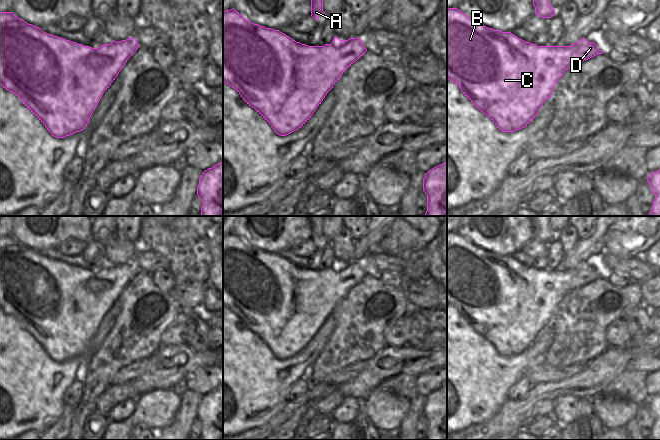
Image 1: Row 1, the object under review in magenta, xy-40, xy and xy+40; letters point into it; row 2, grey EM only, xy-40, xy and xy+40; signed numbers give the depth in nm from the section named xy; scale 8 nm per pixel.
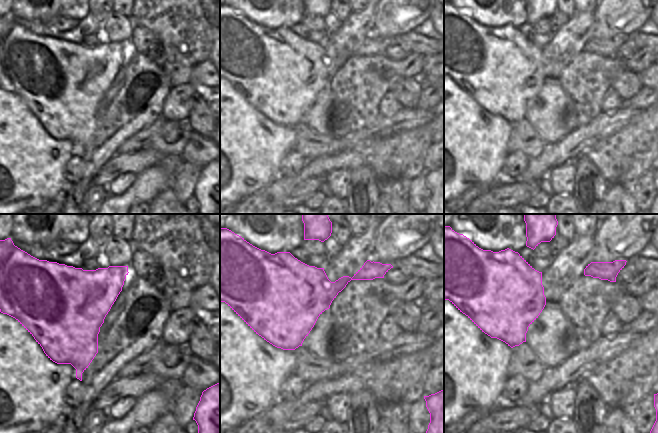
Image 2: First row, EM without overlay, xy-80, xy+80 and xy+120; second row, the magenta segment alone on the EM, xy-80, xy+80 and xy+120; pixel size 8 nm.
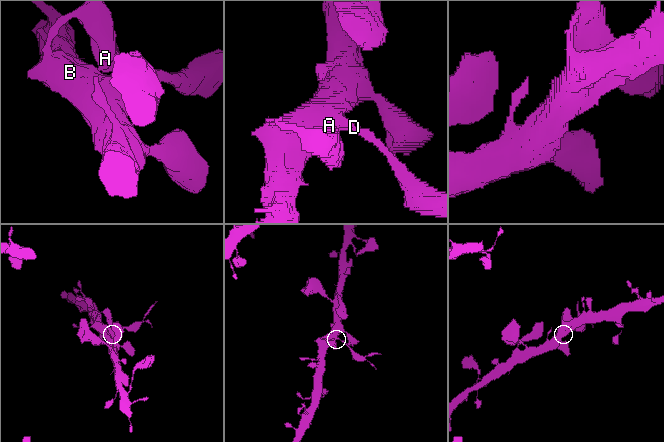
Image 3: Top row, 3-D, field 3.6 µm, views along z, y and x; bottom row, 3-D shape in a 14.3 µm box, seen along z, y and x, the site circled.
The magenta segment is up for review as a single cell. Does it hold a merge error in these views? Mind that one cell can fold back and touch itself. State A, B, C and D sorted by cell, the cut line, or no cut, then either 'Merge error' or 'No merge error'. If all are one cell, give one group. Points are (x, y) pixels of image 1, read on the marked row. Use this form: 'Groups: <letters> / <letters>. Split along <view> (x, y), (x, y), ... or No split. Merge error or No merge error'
Groups: A B C / D. Split along xy (331, 43), (340, 51), (342, 57), (354, 54), (357, 59). Merge error.

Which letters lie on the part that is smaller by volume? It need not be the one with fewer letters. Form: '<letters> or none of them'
D.

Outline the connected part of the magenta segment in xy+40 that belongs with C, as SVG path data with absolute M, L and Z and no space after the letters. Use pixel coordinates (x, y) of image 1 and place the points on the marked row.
M457 8L447 9L447 80L454 82L463 94L502 132L514 132L527 126L543 103L551 98L555 85L566 70L581 62L580 55L565 57L565 46L538 46L511 32L488 28Z

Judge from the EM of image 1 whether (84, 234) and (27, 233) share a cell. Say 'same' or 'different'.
same

